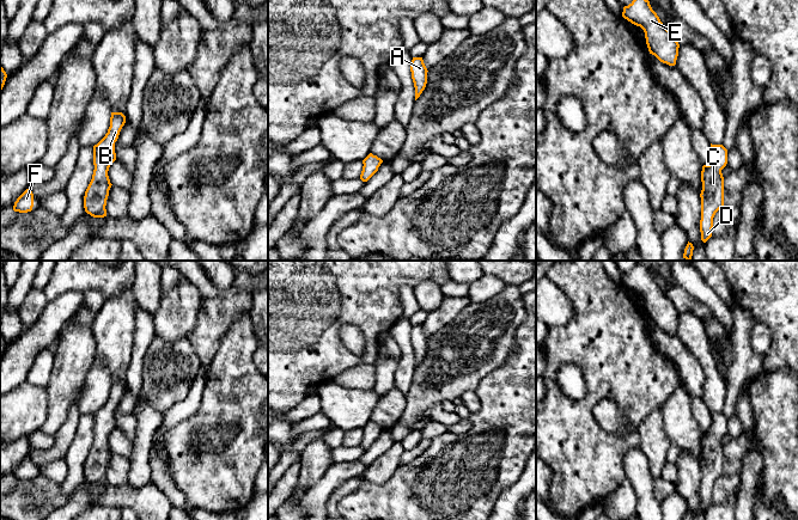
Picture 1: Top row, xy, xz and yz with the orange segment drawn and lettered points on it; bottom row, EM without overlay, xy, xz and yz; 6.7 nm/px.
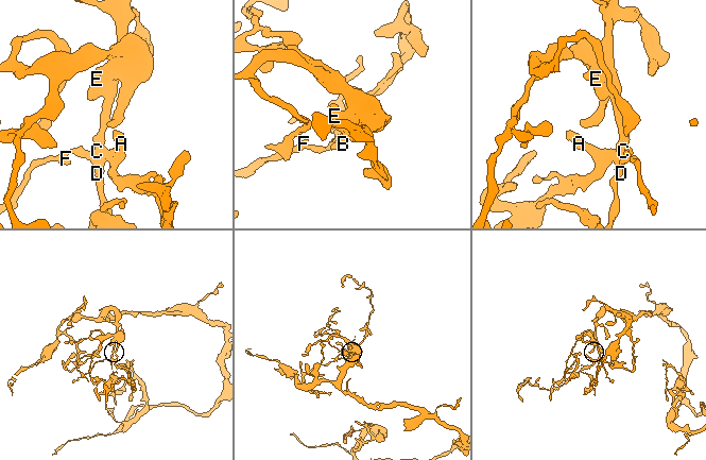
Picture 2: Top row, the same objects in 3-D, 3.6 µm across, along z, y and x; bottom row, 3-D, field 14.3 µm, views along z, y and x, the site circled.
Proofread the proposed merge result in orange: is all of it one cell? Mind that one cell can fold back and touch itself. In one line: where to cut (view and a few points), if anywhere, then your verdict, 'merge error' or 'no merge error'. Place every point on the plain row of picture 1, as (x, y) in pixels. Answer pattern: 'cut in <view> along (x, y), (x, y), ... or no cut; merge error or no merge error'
no cut; no merge error

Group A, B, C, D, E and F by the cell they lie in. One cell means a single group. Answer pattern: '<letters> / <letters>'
A B C D E F

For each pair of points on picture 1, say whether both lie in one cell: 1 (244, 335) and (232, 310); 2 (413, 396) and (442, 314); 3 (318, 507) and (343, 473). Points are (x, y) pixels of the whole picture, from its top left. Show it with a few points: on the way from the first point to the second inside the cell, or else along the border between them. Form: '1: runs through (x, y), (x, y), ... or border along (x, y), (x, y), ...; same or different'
1: border along (249, 312), (244, 312), (230, 326), (220, 342); different
2: border along (457, 313), (428, 338); different
3: runs through (318, 497), (334, 479); same

